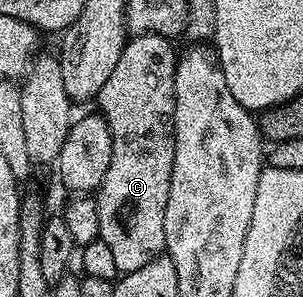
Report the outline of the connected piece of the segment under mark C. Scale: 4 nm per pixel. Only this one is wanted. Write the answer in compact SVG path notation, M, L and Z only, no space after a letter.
M139 34L126 41L119 56L119 64L111 72L107 84L95 99L96 109L105 119L111 132L111 168L96 191L99 212L100 241L111 248L115 268L121 274L135 272L152 258L162 257L165 250L163 232L163 212L167 212L167 192L171 192L171 172L175 164L175 136L173 117L175 116L175 68L178 51L173 51L174 43L163 36Z

